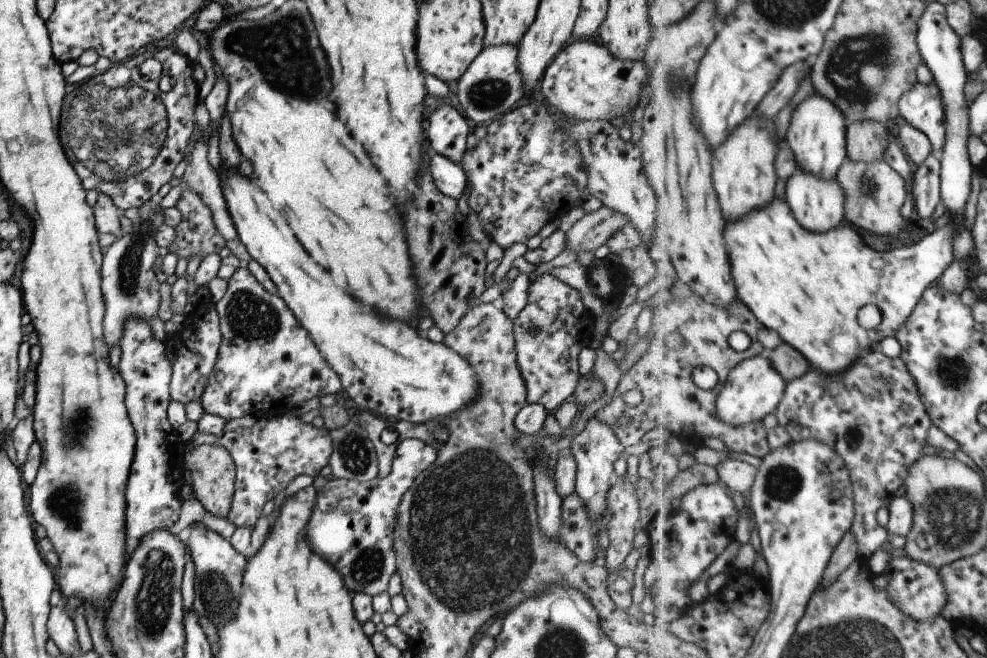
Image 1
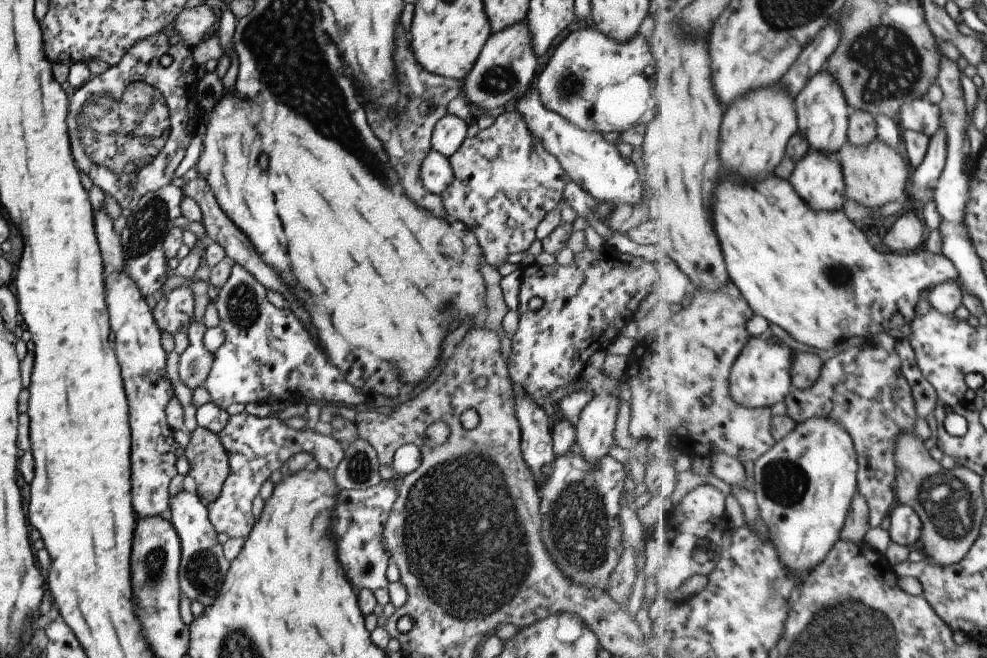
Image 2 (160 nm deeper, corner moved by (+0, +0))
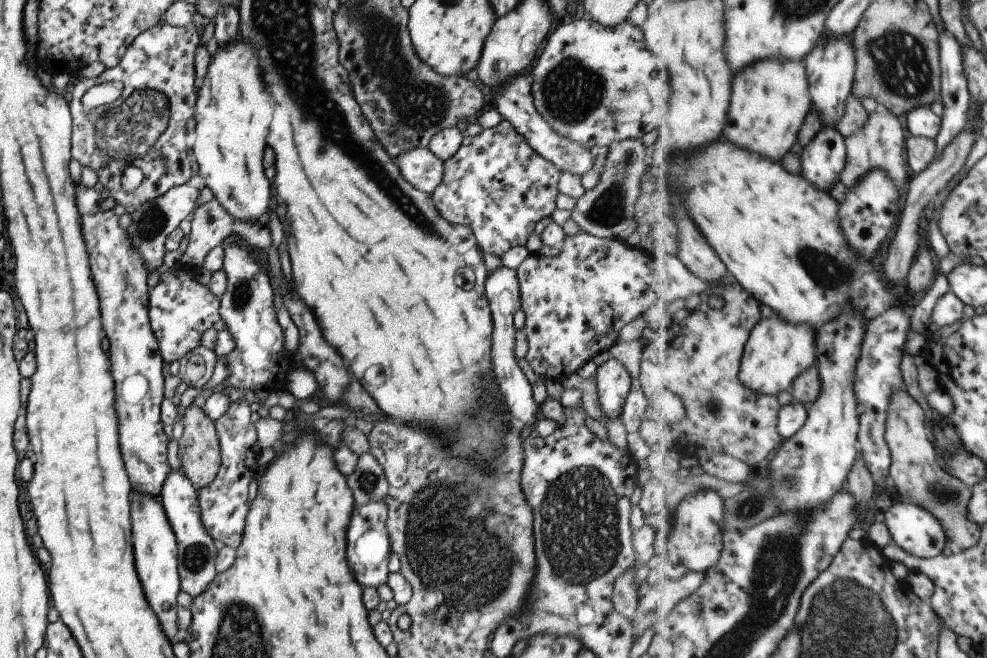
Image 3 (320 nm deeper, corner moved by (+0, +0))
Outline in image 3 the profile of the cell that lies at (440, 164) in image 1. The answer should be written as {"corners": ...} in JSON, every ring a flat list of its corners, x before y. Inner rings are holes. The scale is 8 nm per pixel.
{"corners":[[427,147,400,152,394,160,403,180,428,195,441,180,442,160,434,157]]}

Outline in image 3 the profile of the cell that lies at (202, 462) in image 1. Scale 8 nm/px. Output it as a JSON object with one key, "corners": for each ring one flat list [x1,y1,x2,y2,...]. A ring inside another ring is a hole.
{"corners":[[193,404,188,405,183,411,182,425,181,437,176,440,178,442,177,456,181,461,180,470,189,479,194,489,200,489,206,487,215,478,220,463,220,448,216,428,214,422,203,412,203,409]]}

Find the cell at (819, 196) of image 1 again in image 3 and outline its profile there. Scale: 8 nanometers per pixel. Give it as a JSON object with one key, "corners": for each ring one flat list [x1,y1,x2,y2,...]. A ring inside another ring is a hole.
{"corners":[[831,125,824,126,816,135,815,138,804,146,800,156,801,172,803,176,817,188,822,191,829,191,831,186,837,181,841,181,844,168,848,163,848,147,847,140,839,131,838,128]]}

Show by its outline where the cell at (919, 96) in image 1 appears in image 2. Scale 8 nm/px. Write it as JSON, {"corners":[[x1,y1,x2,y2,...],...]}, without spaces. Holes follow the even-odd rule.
{"corners":[[927,96,901,107,900,124,908,131,917,131,932,137,942,125,941,109]]}

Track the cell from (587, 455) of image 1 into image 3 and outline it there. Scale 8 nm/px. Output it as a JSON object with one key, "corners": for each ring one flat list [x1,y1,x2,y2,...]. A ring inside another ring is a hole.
{"corners":[[613,357,596,368,596,393,600,411,609,418,618,417,630,389,630,374]]}

